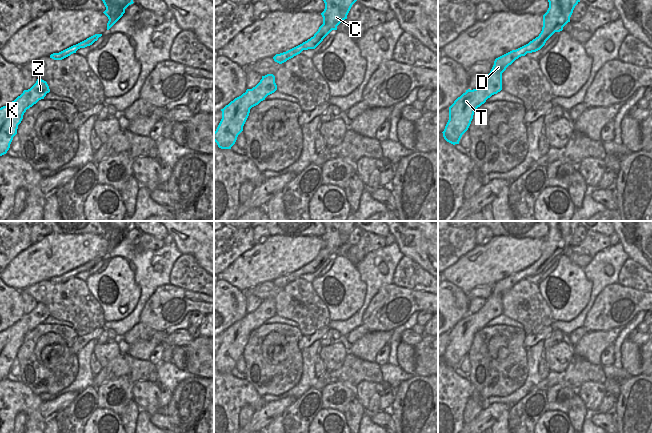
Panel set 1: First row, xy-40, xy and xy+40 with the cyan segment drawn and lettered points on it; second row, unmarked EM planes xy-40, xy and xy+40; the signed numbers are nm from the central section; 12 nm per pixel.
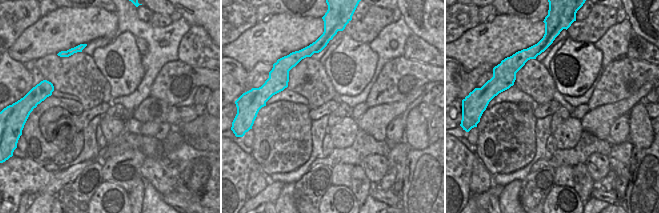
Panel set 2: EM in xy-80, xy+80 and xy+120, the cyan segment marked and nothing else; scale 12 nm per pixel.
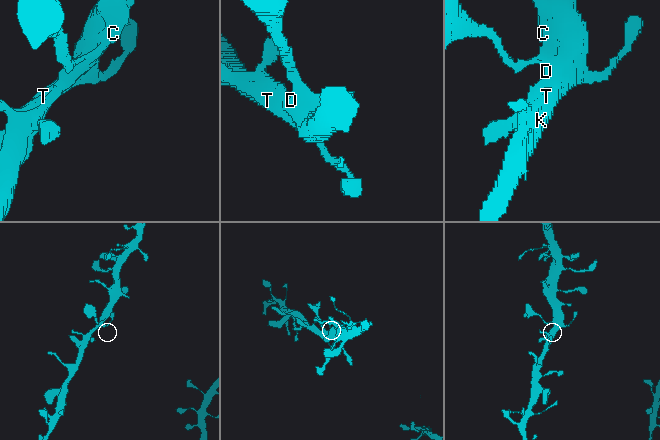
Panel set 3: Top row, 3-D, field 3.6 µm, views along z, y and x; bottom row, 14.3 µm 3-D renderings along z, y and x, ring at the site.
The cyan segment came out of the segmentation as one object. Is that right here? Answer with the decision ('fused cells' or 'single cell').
single cell

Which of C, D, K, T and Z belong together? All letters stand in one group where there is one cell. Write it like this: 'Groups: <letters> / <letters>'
Groups: C D K T Z

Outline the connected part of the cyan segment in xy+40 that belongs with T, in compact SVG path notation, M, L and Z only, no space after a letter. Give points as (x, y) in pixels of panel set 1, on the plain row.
M579 221L546 222L549 232L543 239L543 251L539 260L528 268L496 282L482 308L476 313L466 314L449 331L449 344L442 356L447 366L453 369L459 368L462 359L471 348L475 334L492 319L502 314L502 297L506 292L519 281L540 274L555 256L562 255L563 251L570 246L575 230L580 226Z

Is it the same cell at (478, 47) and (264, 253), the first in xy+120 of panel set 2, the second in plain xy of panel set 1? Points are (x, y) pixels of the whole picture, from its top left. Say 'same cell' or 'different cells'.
same cell

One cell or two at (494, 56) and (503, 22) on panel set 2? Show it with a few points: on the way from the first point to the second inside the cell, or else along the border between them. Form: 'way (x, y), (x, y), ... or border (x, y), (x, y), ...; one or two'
way (494, 48), (494, 42), (503, 33), (503, 30); one

